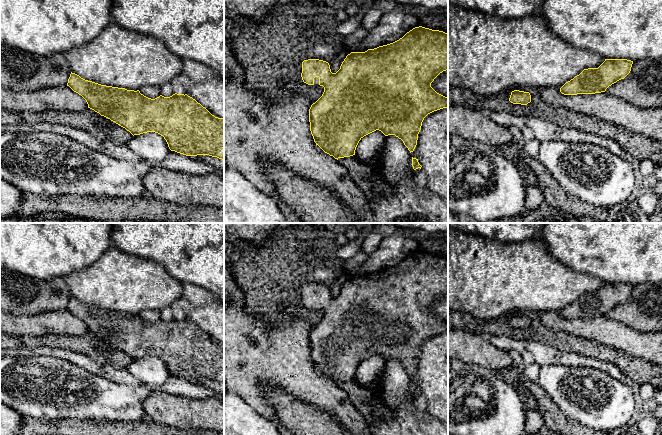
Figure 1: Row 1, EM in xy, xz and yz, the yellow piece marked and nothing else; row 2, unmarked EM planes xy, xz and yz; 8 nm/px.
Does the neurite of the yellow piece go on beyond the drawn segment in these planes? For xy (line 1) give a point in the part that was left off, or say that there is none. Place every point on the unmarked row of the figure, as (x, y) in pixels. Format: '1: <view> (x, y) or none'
1: none

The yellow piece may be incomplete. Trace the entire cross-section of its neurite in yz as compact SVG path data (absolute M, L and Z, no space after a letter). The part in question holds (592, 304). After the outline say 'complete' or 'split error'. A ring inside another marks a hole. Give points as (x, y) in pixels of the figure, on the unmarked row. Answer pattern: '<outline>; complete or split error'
M605 283L598 292L584 293L566 306L560 316L564 319L595 318L605 316L631 295L633 285L627 283Z; complete

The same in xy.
M72 296L67 310L86 324L88 332L125 352L133 360L155 356L164 361L171 375L186 380L209 379L224 384L224 342L215 341L187 318L160 319L151 323L139 314L101 309Z; complete

